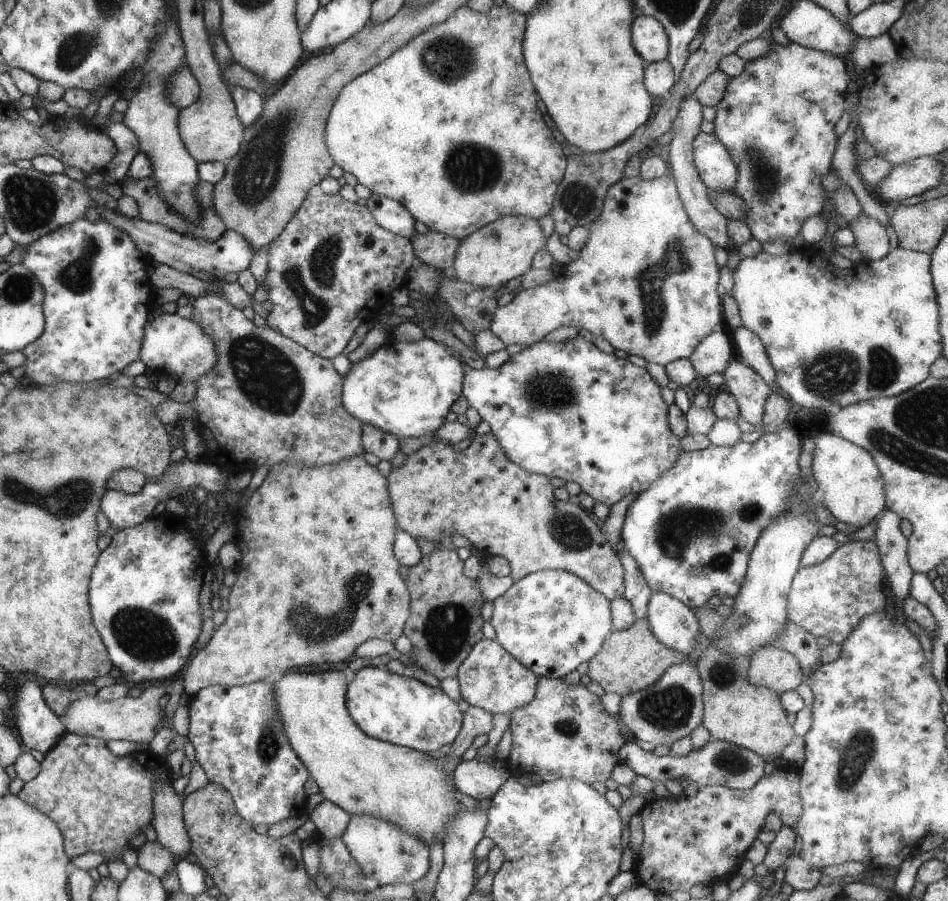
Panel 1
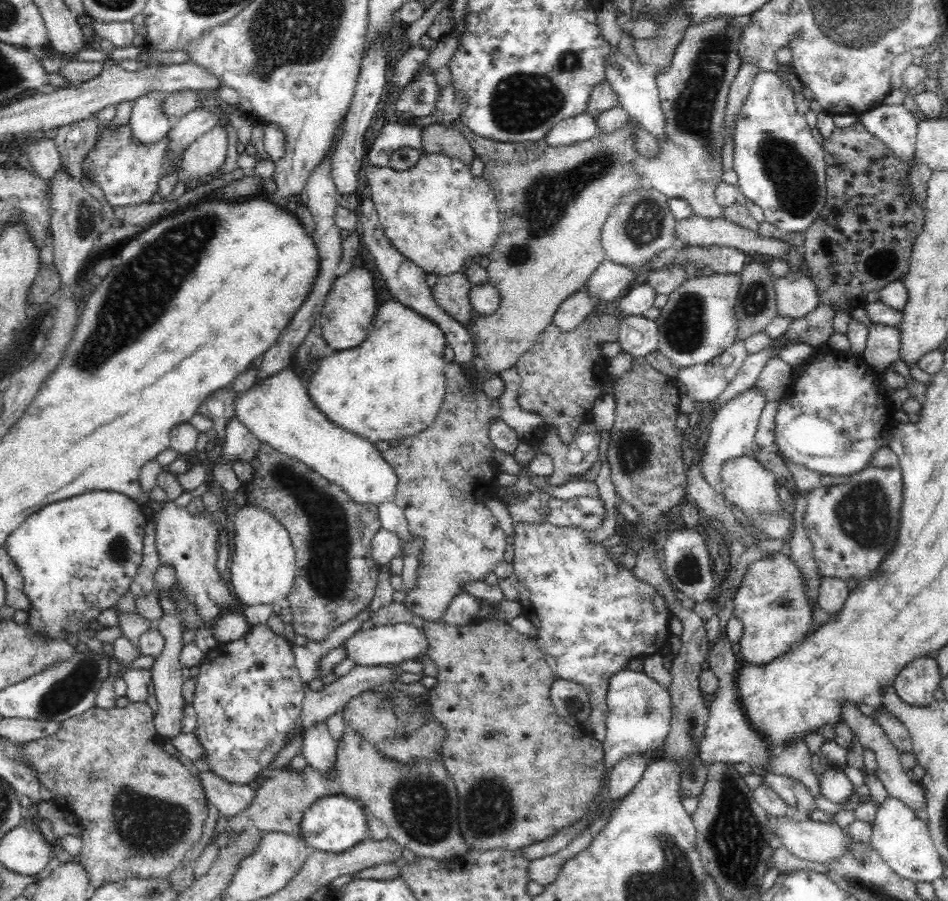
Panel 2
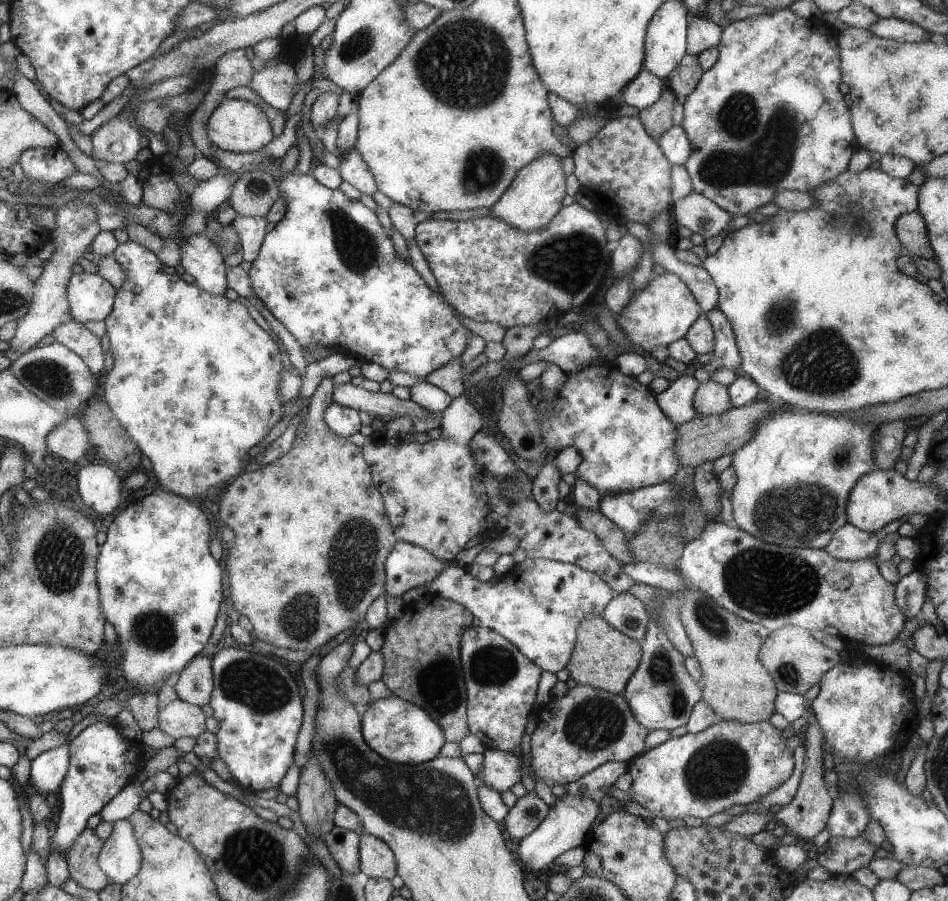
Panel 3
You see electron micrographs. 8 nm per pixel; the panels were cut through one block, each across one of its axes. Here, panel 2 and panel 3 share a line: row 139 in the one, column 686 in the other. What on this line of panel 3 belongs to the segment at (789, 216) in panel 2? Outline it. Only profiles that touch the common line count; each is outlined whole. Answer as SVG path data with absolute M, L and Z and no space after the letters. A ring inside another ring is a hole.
M717 722L697 734L669 738L631 758L627 774L633 784L627 794L651 816L663 812L679 820L685 816L703 820L721 814L729 806L751 808L759 796L787 782L793 770L793 752L785 748L785 740L769 722Z

